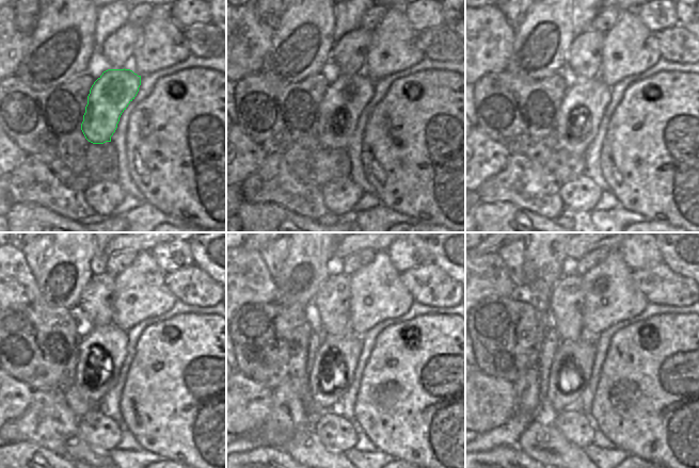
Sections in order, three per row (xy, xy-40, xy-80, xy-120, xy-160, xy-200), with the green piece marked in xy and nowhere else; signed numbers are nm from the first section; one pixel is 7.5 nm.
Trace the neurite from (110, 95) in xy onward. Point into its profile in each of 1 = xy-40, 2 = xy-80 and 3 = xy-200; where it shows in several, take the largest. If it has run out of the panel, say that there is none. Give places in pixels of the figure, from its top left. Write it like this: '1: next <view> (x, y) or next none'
1: next xy-40 (345, 99)
2: next xy-80 (583, 106)
3: next xy-200 (570, 372)

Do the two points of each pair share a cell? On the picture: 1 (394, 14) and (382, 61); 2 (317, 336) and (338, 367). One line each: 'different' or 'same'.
1: same
2: different

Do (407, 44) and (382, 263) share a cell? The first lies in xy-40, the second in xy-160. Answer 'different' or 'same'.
same

